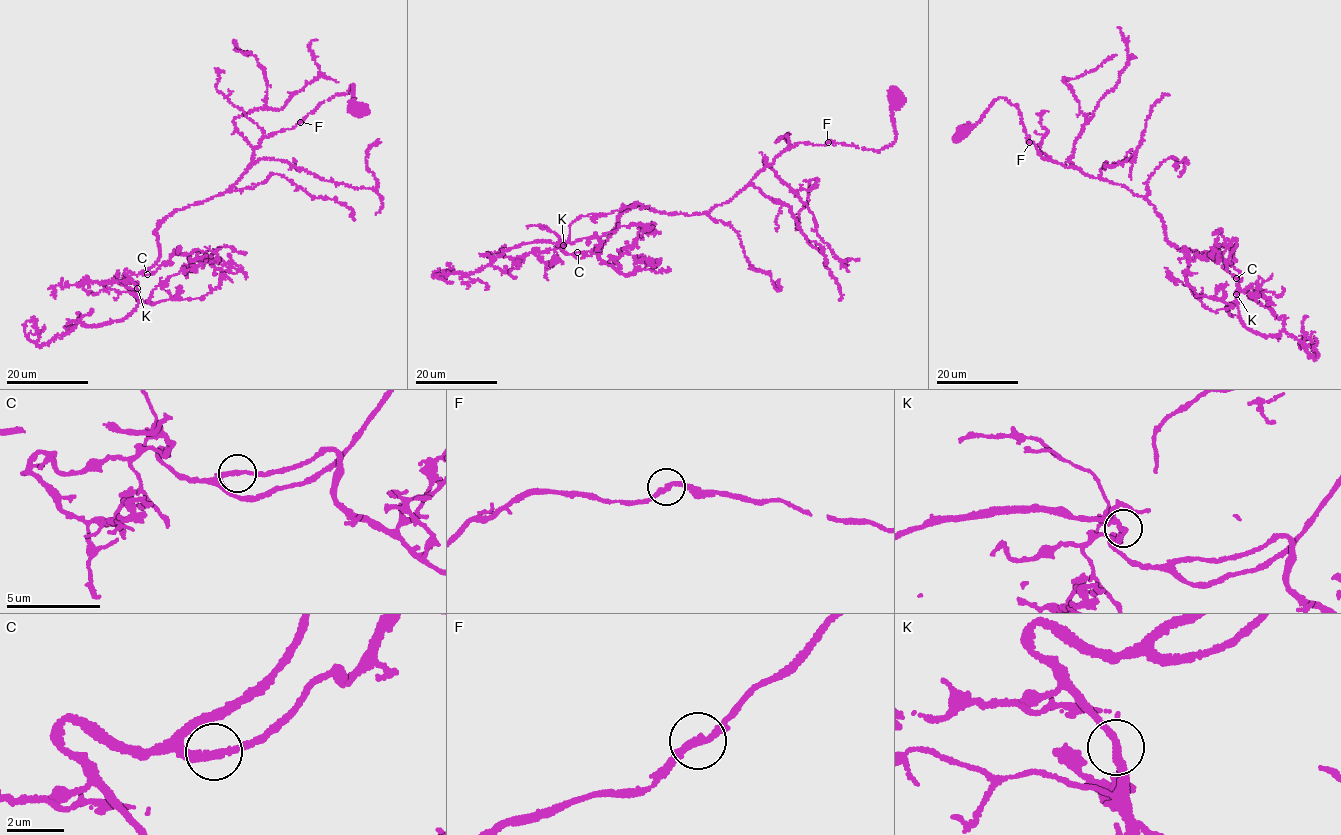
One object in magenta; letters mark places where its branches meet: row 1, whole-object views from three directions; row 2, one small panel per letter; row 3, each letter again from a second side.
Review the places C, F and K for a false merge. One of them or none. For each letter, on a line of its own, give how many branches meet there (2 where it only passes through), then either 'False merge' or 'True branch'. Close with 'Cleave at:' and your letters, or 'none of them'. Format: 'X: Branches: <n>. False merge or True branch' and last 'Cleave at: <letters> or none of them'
C: Branches: 2. True branch
F: Branches: 2. True branch
K: Branches: 2. True branch
Cleave at: none of them

